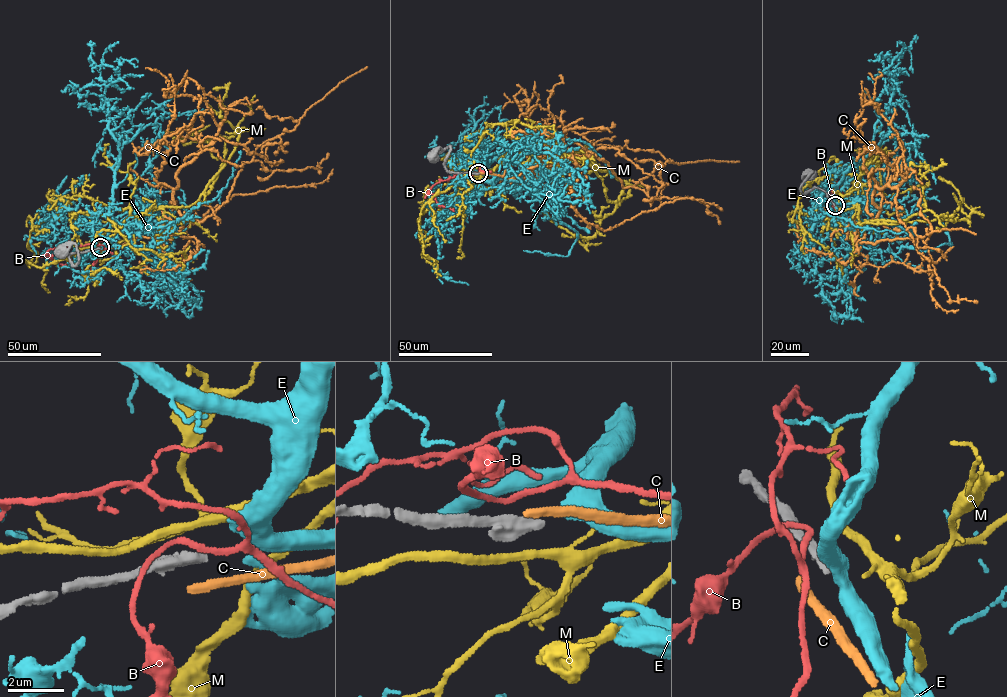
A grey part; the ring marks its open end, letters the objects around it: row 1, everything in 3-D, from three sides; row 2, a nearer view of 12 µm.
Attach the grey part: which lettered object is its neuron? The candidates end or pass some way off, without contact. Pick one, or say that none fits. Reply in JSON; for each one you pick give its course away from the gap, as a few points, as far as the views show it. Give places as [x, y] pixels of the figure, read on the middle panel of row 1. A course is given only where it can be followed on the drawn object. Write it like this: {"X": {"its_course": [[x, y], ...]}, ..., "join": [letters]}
{"E": {"its_course": [[480, 172], [484, 155], [489, 161], [486, 151], [466, 152], [475, 124], [449, 147], [464, 160]]}, "join": ["E"]}

